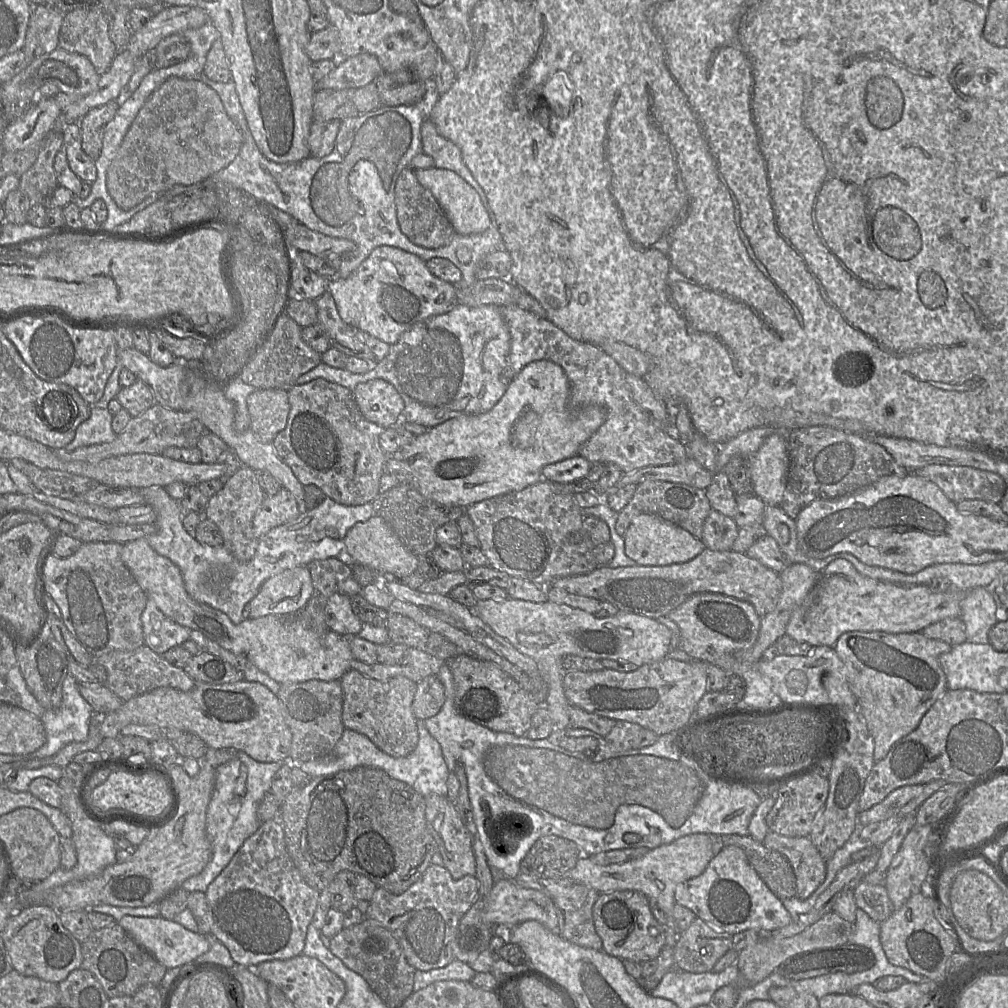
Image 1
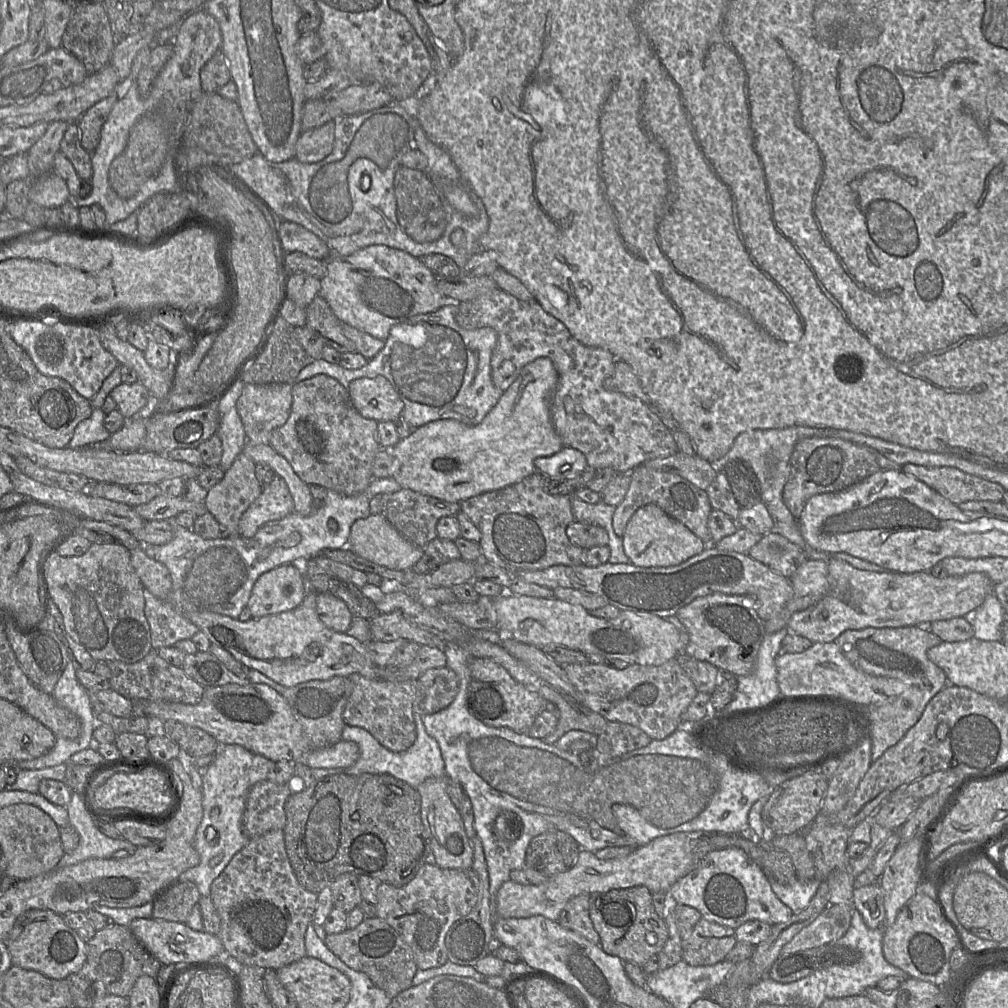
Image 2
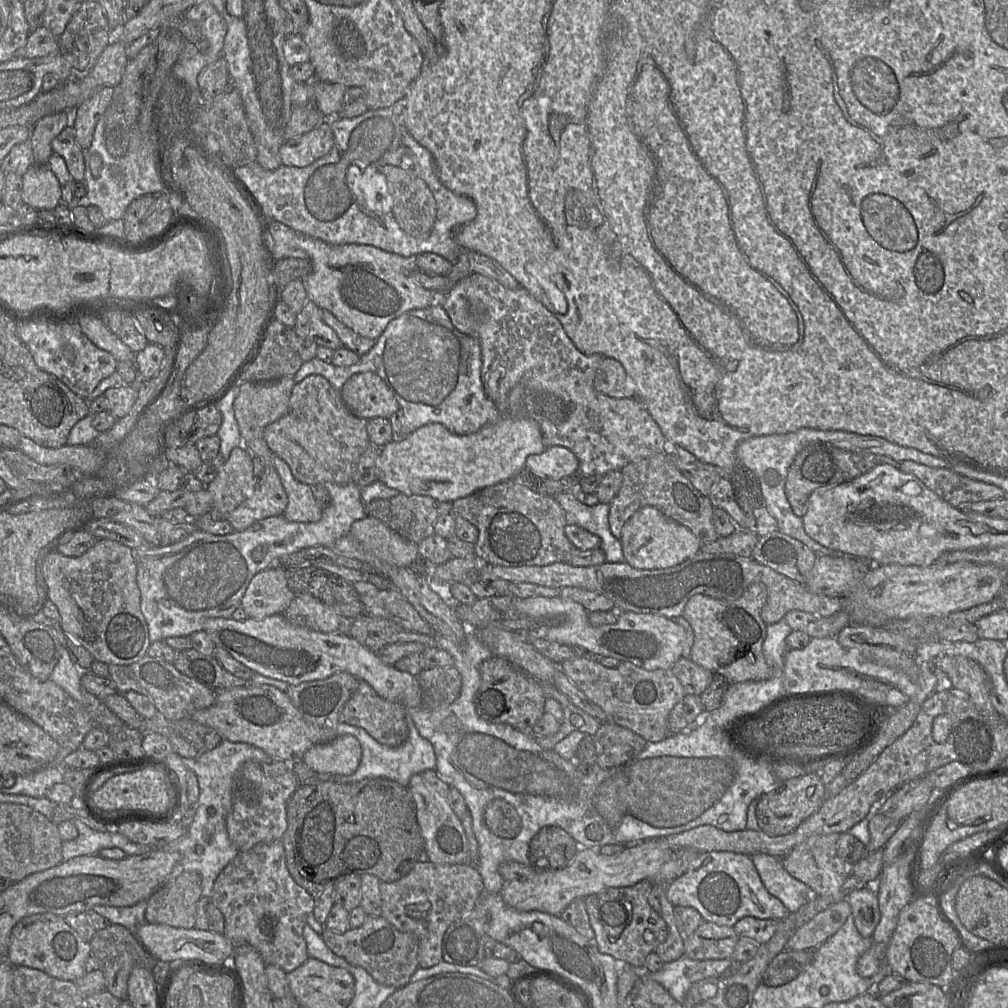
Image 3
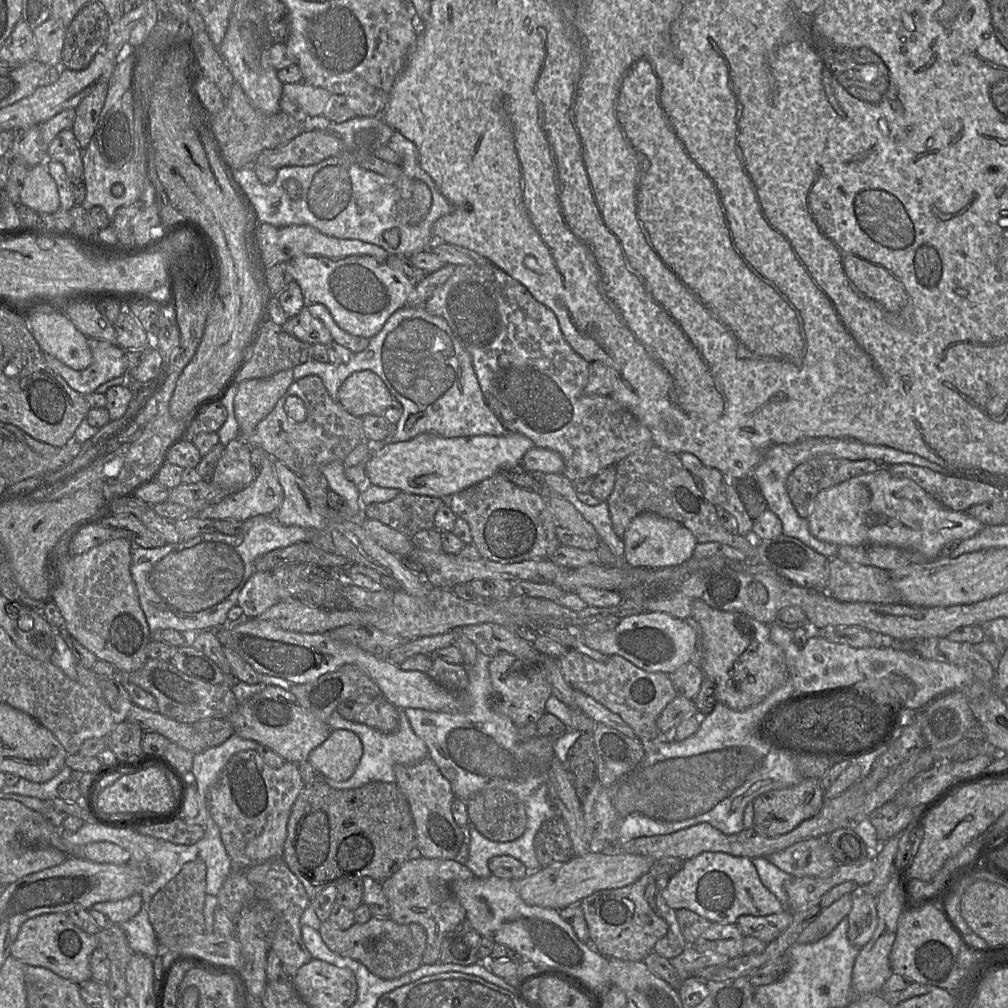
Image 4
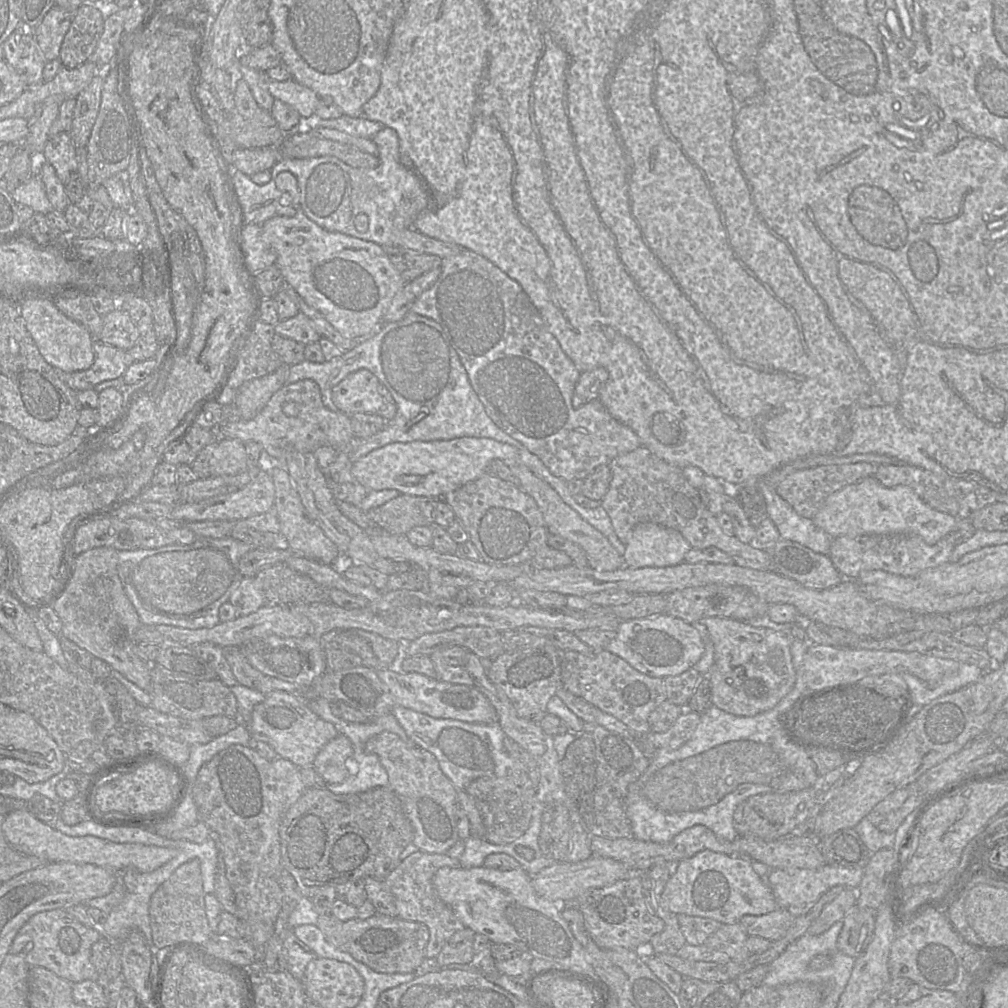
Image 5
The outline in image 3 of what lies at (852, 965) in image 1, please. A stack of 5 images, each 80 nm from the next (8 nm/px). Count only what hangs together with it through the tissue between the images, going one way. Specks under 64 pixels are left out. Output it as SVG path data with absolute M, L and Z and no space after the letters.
M783 949L767 966L761 983L780 986L797 977L813 959L813 950Z

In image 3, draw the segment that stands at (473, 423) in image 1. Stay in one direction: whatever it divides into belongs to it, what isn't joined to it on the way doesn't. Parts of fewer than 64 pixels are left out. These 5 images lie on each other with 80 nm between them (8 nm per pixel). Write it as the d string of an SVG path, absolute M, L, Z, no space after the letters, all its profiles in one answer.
M500 415L495 422L468 435L457 435L440 423L430 423L380 448L378 480L406 495L425 495L439 501L453 502L485 487L512 479L526 469L529 455L541 454L546 448L538 423L528 417Z

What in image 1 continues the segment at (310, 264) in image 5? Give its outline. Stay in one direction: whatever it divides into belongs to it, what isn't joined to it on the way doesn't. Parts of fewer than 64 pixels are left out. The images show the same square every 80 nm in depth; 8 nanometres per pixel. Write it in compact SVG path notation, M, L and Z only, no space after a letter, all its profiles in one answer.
M376 247L347 278L332 278L329 291L345 323L390 345L415 323L448 312L457 303L457 285L433 275L419 256L403 249Z

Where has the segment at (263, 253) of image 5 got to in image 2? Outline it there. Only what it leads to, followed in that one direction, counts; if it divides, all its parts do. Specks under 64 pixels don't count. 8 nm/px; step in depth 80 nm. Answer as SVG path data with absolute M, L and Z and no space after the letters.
M277 215L275 222L285 253L298 251L319 260L326 260L330 256L328 245L302 225L287 220L281 221Z

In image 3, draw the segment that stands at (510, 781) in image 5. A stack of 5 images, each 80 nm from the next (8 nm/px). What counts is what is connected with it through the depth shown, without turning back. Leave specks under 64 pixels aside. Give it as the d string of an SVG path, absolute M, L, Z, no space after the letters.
M502 798L492 800L484 810L483 818L490 831L501 838L516 838L522 828L517 810Z

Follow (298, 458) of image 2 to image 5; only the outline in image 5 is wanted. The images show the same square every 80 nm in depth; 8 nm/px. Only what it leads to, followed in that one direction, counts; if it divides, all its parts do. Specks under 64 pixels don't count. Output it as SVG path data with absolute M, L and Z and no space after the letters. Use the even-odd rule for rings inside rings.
M312 379L284 385L273 394L253 419L227 421L216 430L221 437L260 443L273 461L276 461L276 465L283 465L288 452L314 453L321 446L331 446L339 451L349 444L352 451L353 439L355 439L350 416L341 411L328 409L322 401L319 385ZM289 401L299 406L297 416L288 416L284 413L284 405Z

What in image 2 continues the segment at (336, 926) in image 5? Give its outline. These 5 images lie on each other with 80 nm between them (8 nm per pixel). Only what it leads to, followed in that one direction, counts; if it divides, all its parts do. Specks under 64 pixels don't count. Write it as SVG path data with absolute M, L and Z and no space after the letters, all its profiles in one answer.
M368 916L354 929L341 933L327 934L327 948L353 970L365 973L375 986L383 990L391 999L410 988L418 970L412 950L402 937L384 920Z

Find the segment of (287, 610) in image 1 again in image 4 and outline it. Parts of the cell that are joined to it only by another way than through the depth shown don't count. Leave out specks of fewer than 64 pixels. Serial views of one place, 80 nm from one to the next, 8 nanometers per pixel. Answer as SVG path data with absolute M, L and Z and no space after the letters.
M255 572L242 588L237 606L249 619L254 619L282 600L272 572Z

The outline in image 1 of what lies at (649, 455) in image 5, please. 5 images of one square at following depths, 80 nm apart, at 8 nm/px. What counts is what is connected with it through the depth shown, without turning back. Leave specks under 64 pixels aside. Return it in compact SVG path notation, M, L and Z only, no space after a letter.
M645 480L637 484L636 491L627 505L618 512L615 529L624 536L632 519L640 514L654 514L688 531L695 538L702 538L703 524L712 507L705 490L684 483Z

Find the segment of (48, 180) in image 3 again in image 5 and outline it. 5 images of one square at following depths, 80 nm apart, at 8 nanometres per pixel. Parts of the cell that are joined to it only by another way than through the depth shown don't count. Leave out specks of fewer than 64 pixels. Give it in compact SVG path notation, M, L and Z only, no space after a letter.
M43 152L31 154L32 176L24 184L21 184L10 193L17 204L31 207L35 212L46 215L53 211L53 207L47 198L45 186L40 177L42 166L46 163Z

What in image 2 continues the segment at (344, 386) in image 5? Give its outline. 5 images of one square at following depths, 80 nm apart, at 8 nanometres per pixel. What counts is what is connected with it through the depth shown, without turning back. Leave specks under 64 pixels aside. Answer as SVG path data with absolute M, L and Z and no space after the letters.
M383 376L355 379L347 390L352 405L366 419L394 421L404 409L399 395Z

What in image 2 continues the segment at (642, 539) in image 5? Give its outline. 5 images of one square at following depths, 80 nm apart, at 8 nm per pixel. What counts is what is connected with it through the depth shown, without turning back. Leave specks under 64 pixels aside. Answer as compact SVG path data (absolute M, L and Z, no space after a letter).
M656 505L640 507L627 523L623 536L623 549L631 564L650 567L669 567L679 565L700 554L706 544L685 525L667 515Z

